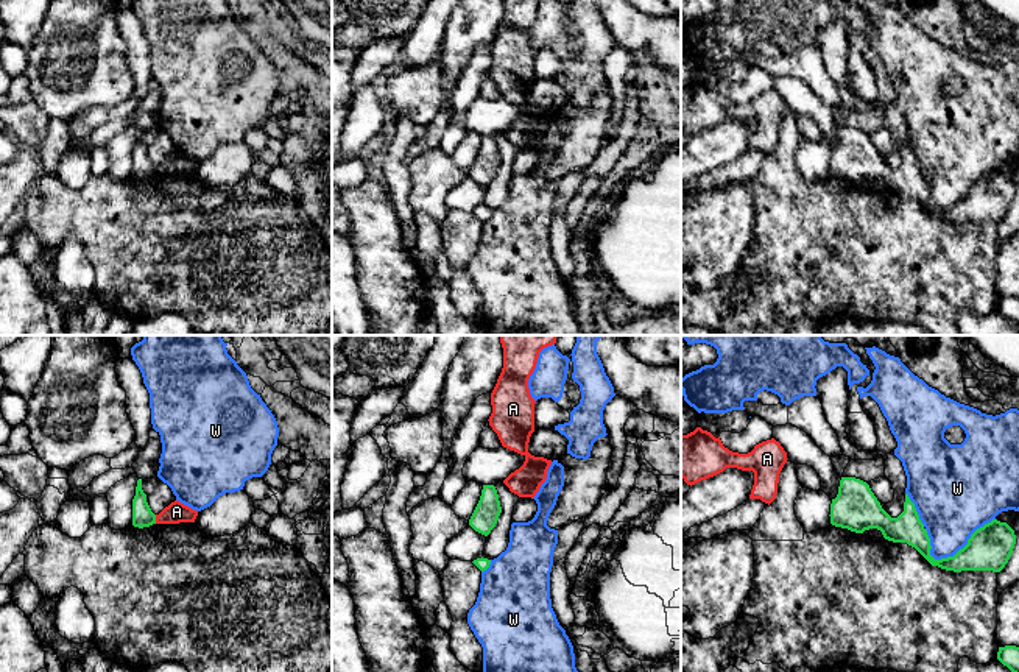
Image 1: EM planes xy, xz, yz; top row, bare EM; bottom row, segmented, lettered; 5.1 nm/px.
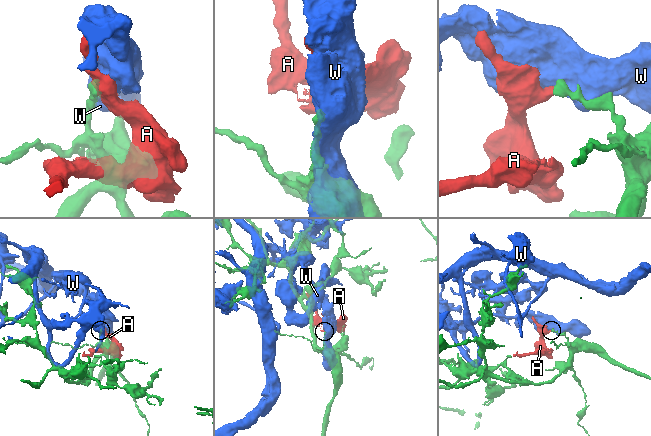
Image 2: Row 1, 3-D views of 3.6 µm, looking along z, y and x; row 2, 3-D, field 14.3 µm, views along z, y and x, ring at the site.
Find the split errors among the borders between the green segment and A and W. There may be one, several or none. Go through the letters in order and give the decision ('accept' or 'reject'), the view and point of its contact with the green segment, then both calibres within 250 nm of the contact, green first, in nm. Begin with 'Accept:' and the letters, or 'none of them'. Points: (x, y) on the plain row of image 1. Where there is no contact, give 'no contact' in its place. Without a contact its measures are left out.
Accept: none of them
A: reject; meets green in xy at (155, 170); 110 nm thick on the green side, 110 nm on the other
W: reject; meets green in yz at (965, 197); 220 nm thick on the green side, 380 nm on the other

